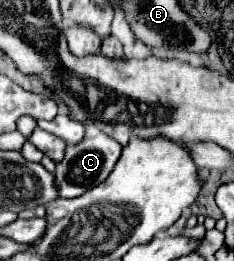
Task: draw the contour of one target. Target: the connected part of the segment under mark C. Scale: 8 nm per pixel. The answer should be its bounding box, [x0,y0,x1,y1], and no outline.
[55,134,123,198]

